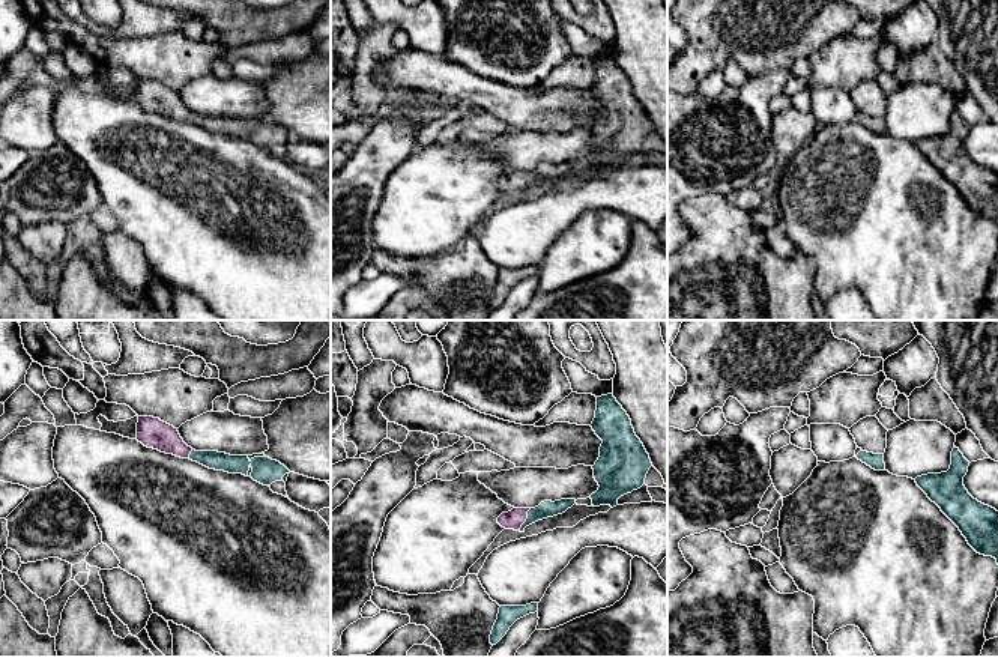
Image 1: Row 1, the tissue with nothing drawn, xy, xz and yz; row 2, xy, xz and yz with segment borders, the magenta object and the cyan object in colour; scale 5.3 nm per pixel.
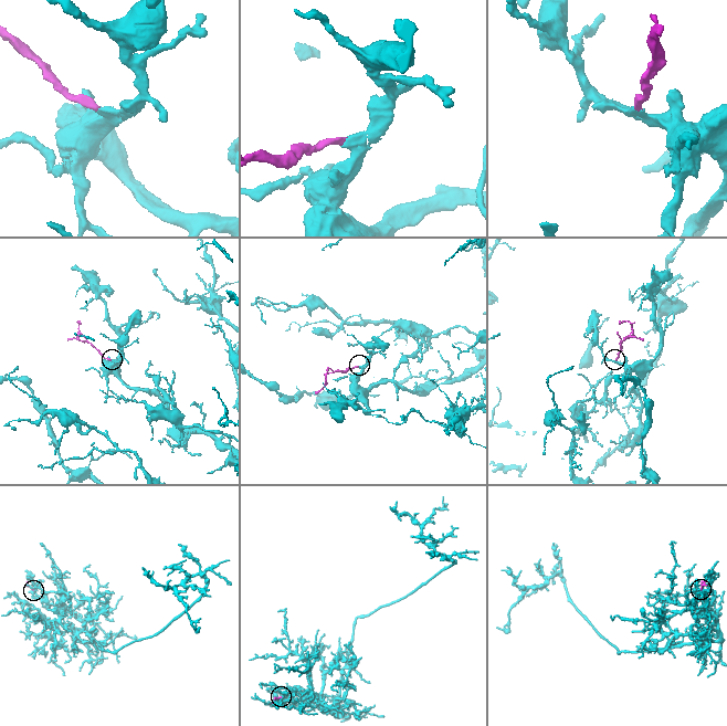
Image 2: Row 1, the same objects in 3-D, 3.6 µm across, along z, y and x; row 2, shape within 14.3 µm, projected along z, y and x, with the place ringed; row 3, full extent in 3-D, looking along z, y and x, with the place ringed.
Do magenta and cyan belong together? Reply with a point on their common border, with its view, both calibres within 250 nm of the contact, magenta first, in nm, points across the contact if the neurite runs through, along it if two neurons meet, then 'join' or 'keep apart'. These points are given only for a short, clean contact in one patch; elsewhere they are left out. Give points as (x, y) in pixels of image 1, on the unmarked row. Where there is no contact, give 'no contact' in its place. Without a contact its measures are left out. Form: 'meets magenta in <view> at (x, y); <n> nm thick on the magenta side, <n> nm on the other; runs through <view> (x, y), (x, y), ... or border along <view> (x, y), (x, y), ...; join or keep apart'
meets magenta in xz at (526, 181); 100 nm thick on the magenta side, 90 nm on the other; runs through xz (516, 181), (526, 181), (547, 172); join

